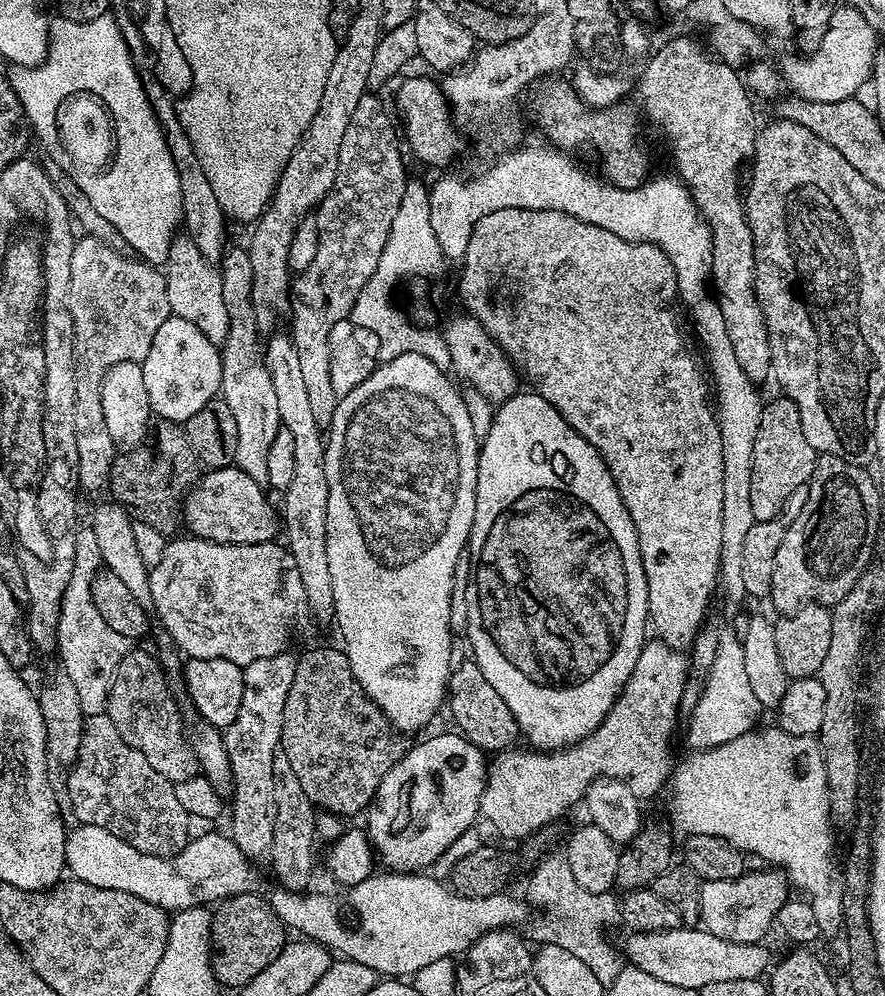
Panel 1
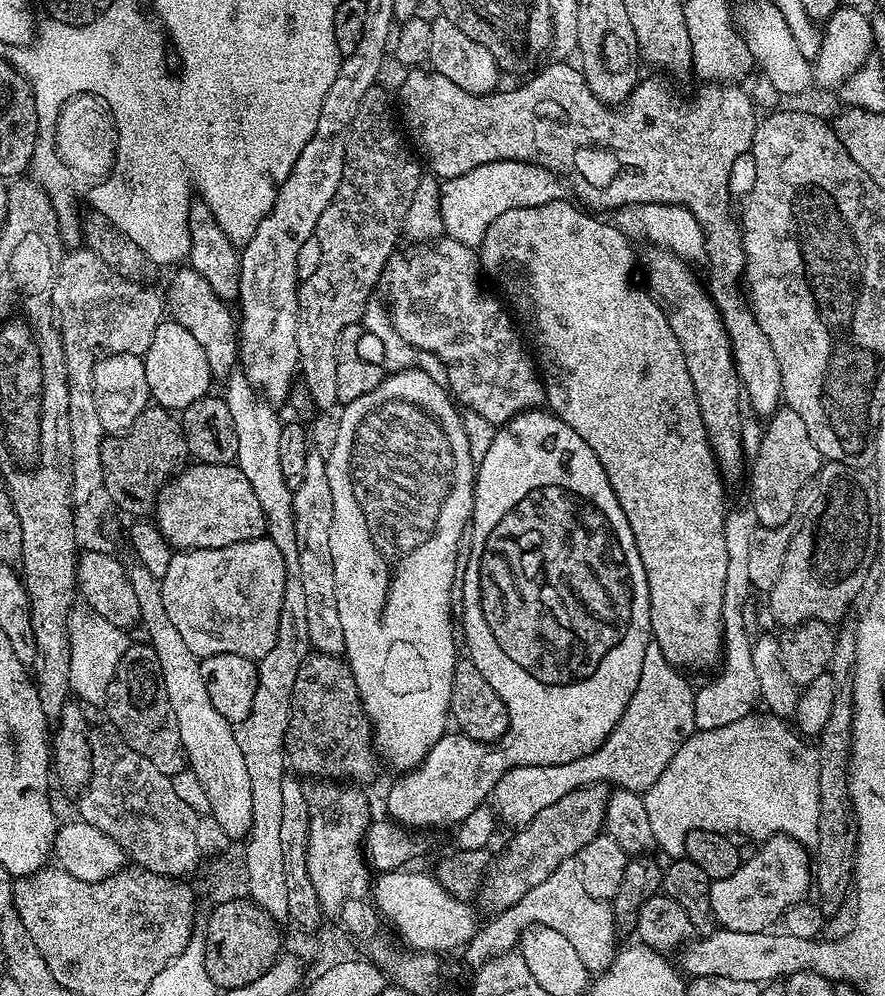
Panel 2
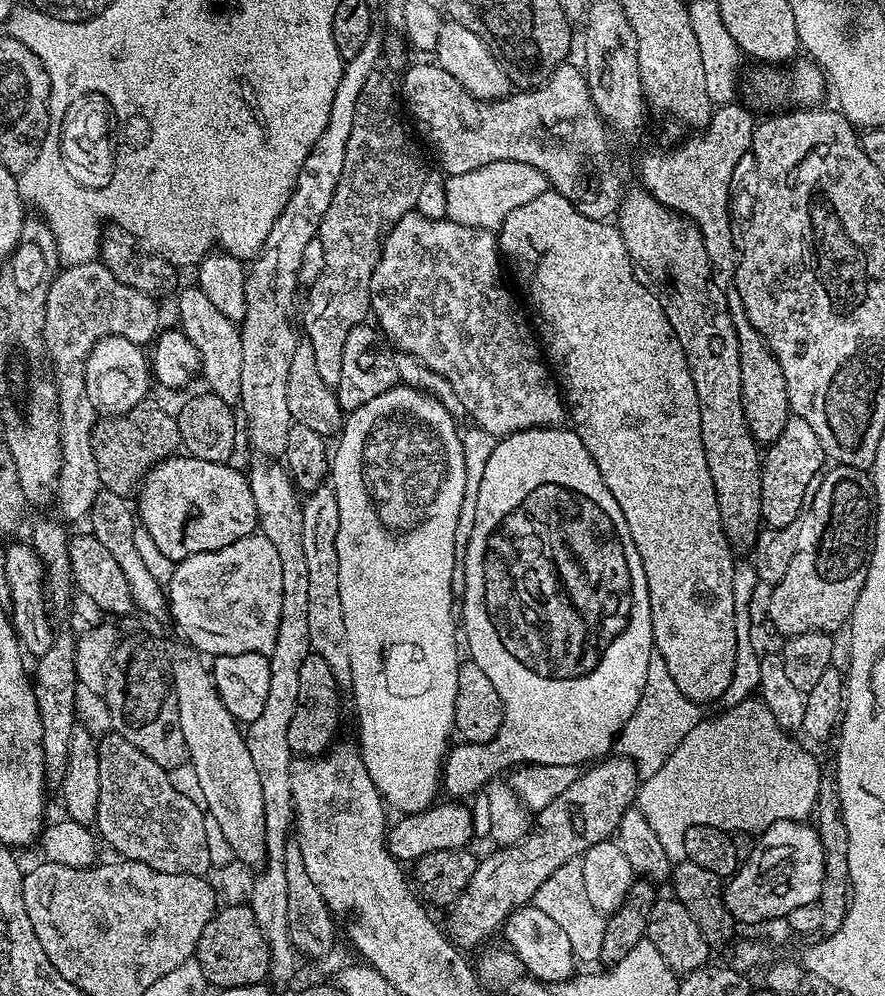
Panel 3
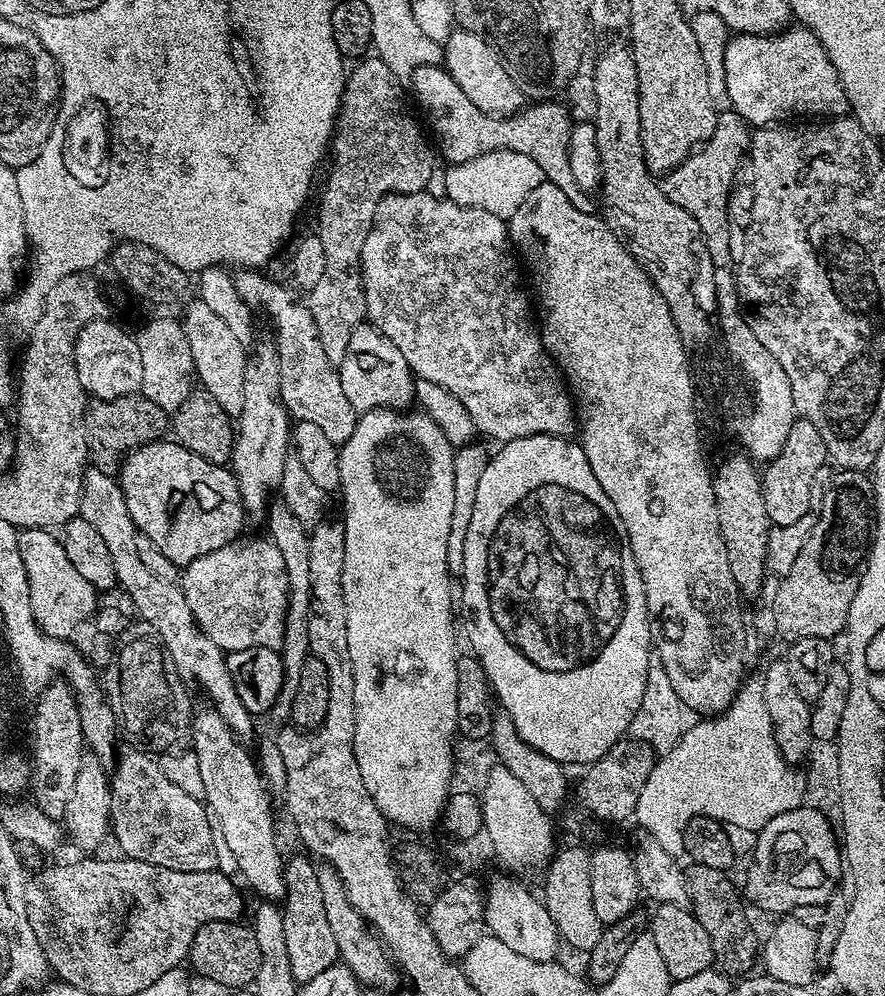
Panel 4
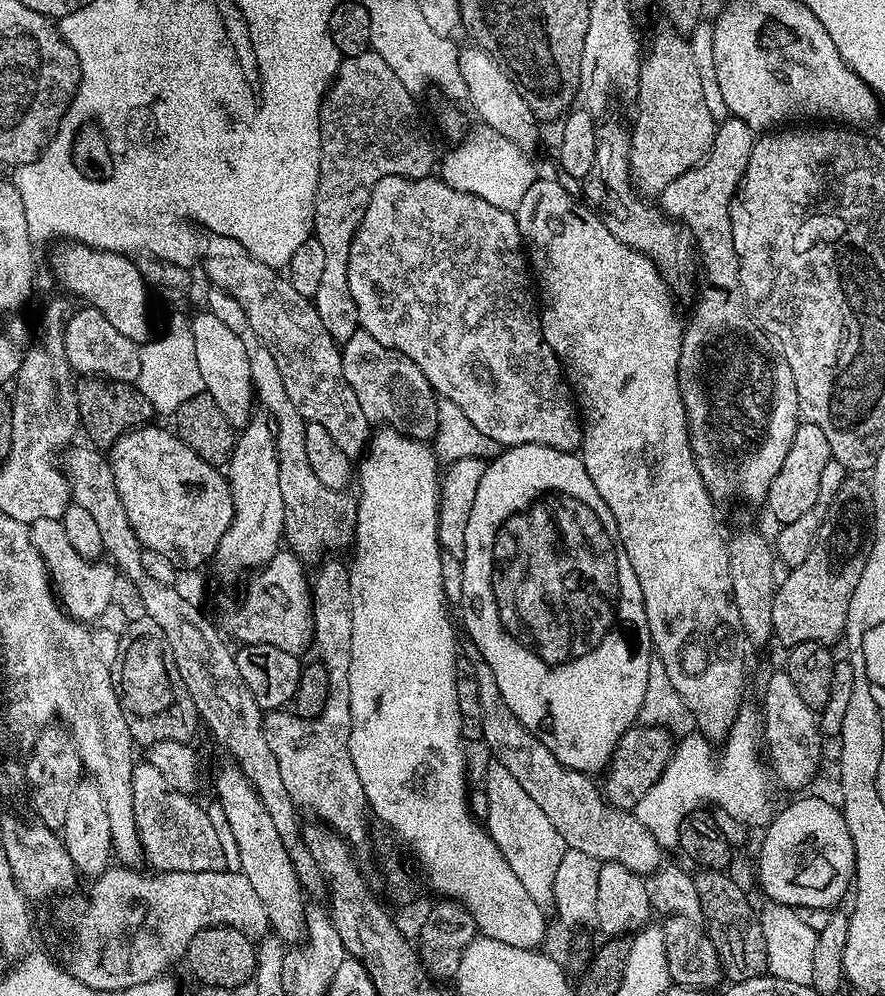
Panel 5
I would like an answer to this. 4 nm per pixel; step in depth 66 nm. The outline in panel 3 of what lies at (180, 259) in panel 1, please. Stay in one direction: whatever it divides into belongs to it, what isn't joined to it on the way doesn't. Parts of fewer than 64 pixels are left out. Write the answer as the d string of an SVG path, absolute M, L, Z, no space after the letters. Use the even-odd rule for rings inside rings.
M199 286L181 287L176 300L176 312L180 315L179 331L194 342L200 355L199 375L204 376L207 391L214 393L222 402L239 405L242 394L242 338L237 321L226 318L206 294L202 294Z

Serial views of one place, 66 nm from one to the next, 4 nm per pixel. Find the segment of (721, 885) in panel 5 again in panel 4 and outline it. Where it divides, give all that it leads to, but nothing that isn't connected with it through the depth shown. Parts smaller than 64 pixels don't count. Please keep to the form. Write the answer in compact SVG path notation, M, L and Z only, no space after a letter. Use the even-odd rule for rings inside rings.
M690 862L685 865L684 876L687 878L690 910L696 915L698 922L702 922L702 927L710 937L710 946L714 946L716 955L715 963L733 978L751 973L752 963L755 960L757 963L762 944L759 939L756 941L756 932L744 913L745 905L738 895L737 885L736 888L732 885L731 875L722 870L714 870L714 866Z

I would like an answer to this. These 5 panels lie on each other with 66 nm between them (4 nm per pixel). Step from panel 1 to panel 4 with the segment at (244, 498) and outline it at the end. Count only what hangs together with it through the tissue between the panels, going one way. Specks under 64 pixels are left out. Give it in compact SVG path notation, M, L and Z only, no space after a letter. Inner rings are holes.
M175 439L152 440L128 453L120 465L118 479L120 489L126 494L126 507L130 509L130 518L134 518L137 533L150 538L150 542L154 542L154 546L158 546L158 550L178 566L186 566L214 550L222 550L233 543L244 528L244 503L231 467L206 462L206 458L186 450L186 446Z

